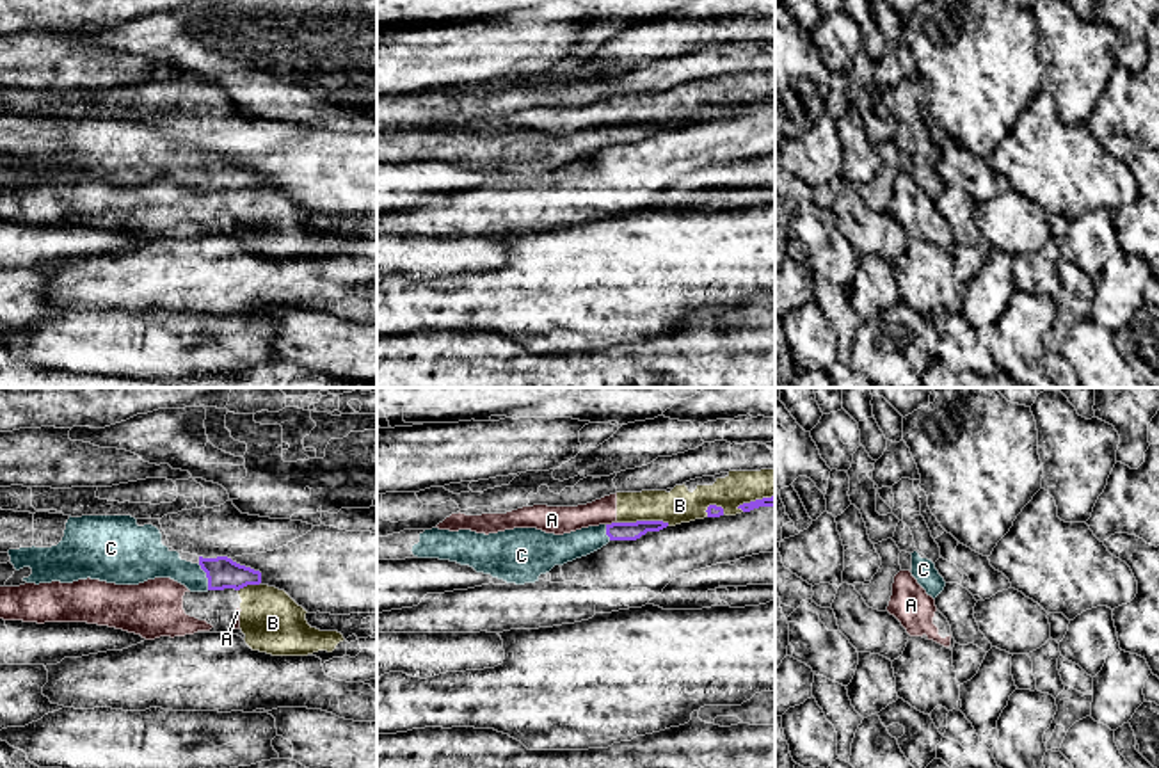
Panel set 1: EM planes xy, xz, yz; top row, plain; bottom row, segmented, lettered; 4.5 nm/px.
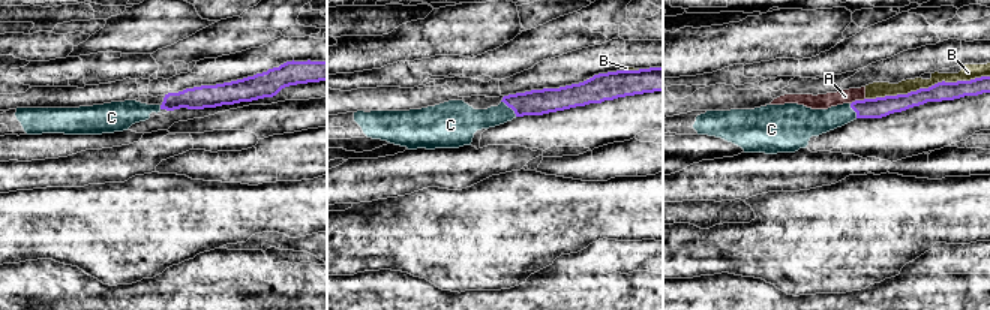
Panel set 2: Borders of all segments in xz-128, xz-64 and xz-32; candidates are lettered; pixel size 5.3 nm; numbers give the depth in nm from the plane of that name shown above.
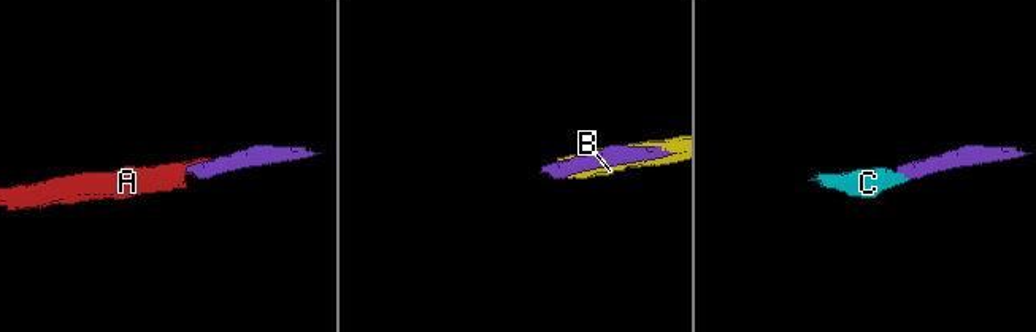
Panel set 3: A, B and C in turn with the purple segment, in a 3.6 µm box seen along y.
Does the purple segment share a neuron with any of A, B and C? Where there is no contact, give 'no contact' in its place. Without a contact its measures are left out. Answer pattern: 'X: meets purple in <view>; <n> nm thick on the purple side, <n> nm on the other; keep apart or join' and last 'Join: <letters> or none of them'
A: meets purple in xz; 80 nm thick on the purple side, 130 nm on the other; keep apart
B: meets purple in xz; 80 nm thick on the purple side, 160 nm on the other; keep apart
C: meets purple in xy; 140 nm thick on the purple side, 160 nm on the other; join
Join: C

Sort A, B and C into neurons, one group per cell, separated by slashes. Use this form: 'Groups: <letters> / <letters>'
Groups: A B / C

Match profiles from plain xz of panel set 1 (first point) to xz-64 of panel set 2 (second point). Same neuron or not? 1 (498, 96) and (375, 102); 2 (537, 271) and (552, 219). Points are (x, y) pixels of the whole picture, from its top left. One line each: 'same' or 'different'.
1: same
2: same

